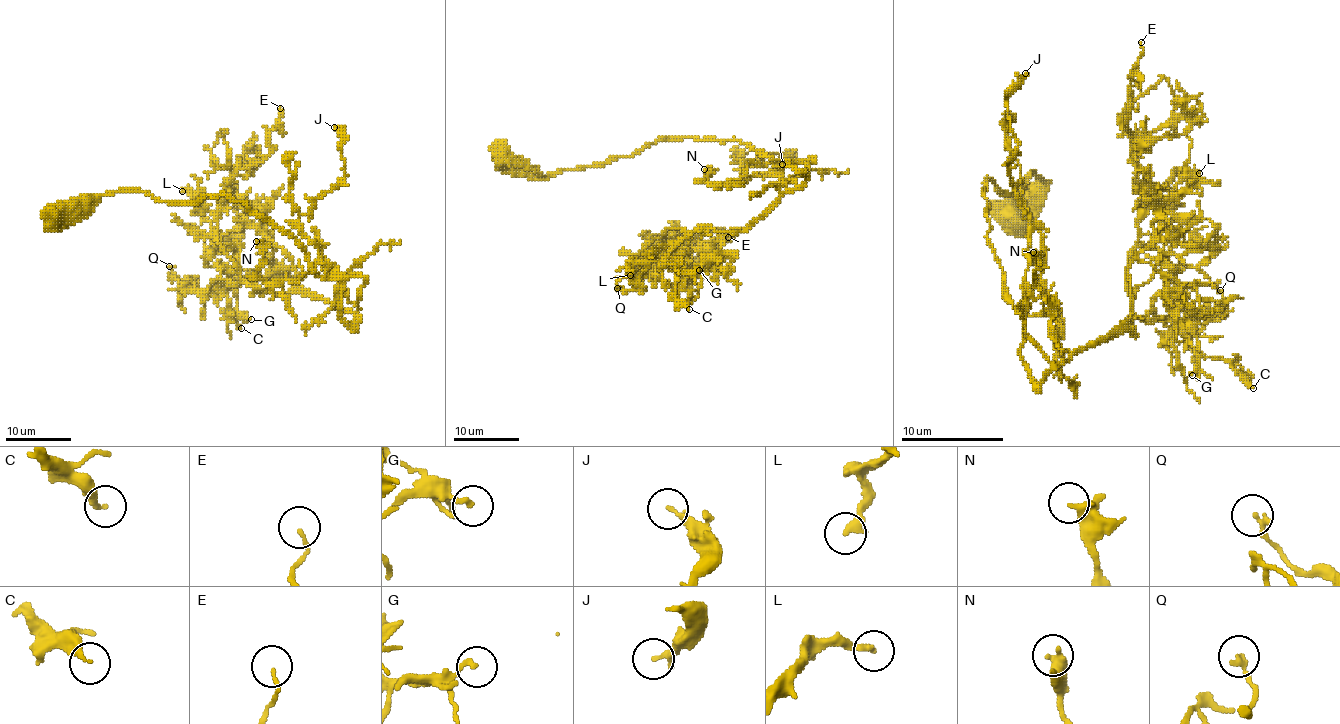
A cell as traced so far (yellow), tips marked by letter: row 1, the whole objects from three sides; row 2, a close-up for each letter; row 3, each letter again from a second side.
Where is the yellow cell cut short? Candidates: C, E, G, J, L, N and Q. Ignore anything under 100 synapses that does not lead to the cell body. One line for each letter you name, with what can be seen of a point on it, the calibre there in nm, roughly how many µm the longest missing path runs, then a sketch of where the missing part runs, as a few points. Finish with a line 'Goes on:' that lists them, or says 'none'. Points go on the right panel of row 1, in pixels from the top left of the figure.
Goes on: none

